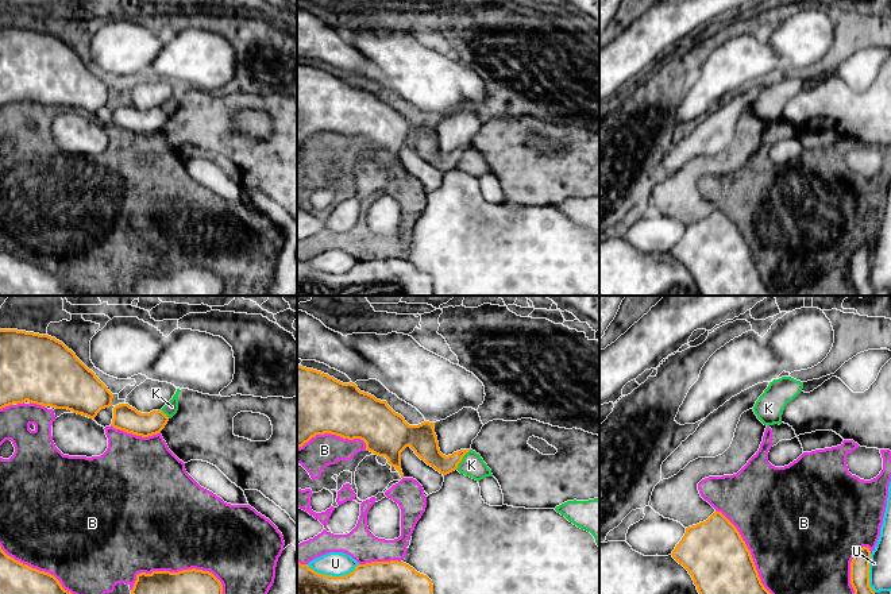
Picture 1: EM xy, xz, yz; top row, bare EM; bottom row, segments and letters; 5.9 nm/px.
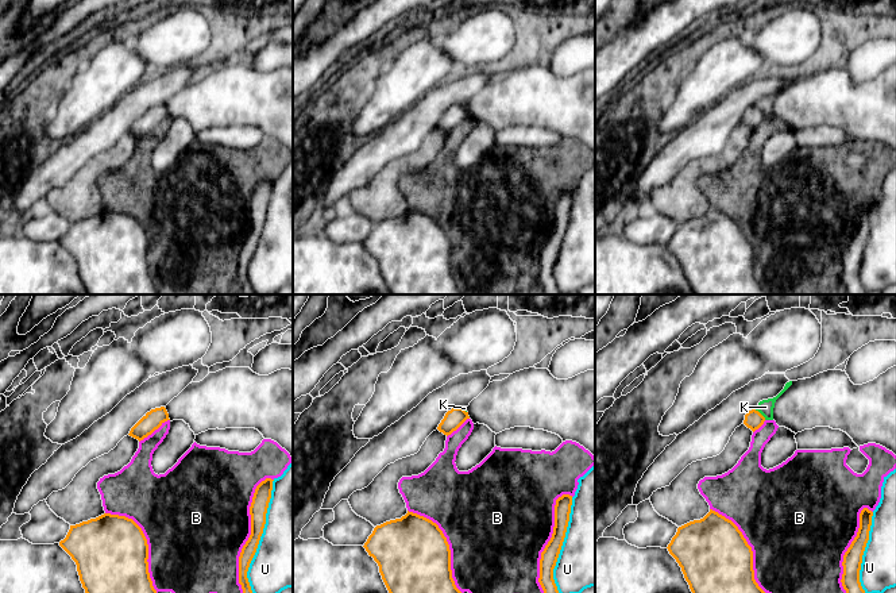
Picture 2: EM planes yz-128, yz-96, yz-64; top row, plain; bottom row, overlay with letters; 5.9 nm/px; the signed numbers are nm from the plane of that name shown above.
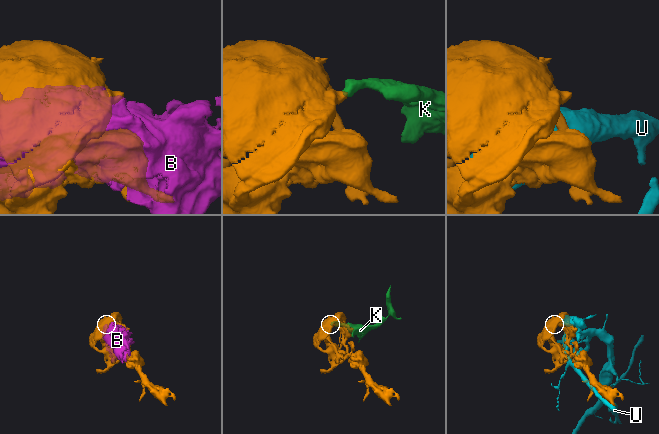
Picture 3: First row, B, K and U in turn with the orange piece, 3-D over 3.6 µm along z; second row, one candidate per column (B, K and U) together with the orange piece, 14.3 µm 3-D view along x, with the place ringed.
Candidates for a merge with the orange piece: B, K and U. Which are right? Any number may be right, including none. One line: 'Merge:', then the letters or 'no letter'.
Merge: K

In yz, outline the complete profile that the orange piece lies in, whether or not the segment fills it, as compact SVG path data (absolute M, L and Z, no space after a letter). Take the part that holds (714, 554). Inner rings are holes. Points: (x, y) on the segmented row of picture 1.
M721 513L686 528L672 558L691 575L699 594L771 594L759 576L751 551L737 528Z

